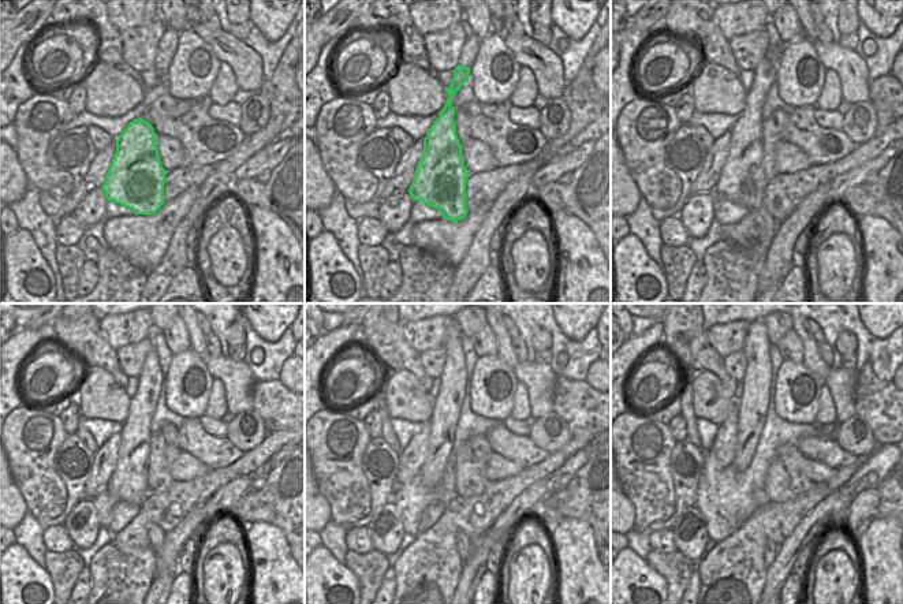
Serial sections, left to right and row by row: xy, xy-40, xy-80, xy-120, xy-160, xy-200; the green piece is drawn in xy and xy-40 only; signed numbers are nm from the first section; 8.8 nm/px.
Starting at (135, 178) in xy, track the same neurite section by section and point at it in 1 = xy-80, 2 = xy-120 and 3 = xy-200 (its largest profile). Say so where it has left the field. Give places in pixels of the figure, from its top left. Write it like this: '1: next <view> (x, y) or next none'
1: next xy-80 (742, 181)
2: next xy-120 (129, 483)
3: next xy-200 (753, 403)

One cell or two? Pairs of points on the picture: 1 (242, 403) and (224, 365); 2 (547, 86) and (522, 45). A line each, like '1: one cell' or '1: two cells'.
1: one cell
2: one cell

